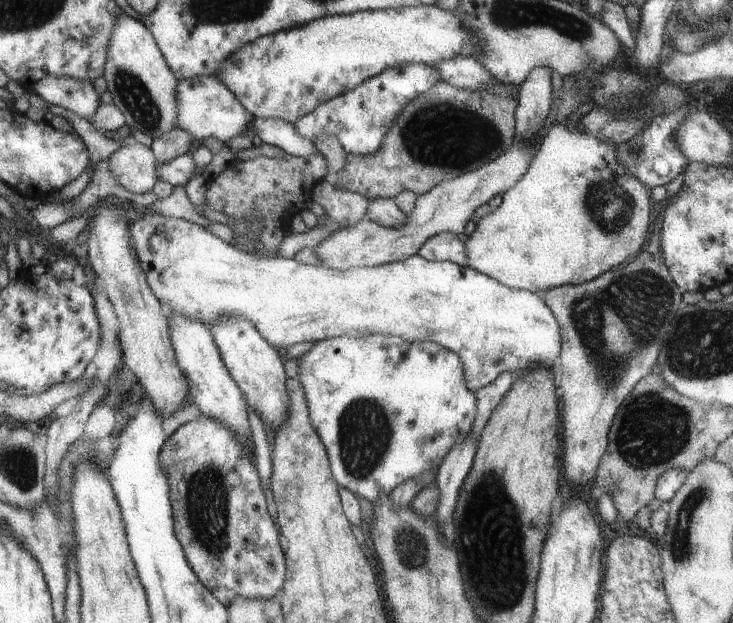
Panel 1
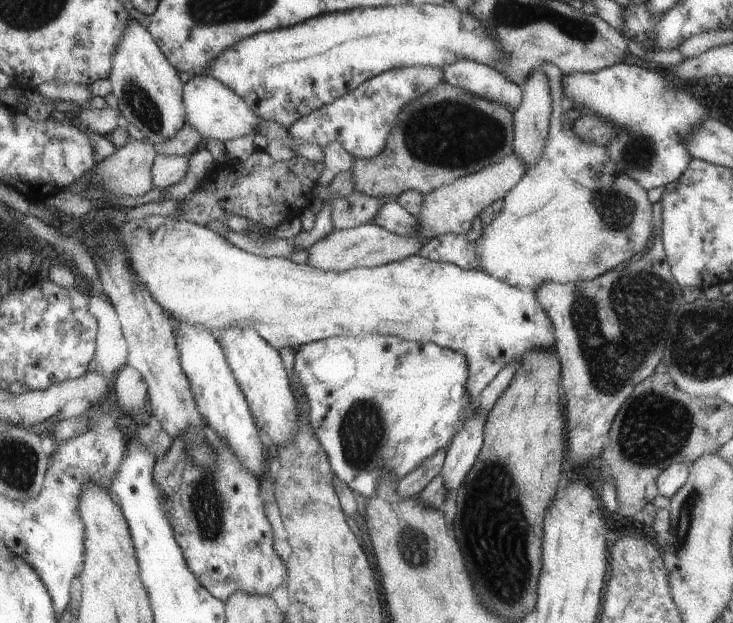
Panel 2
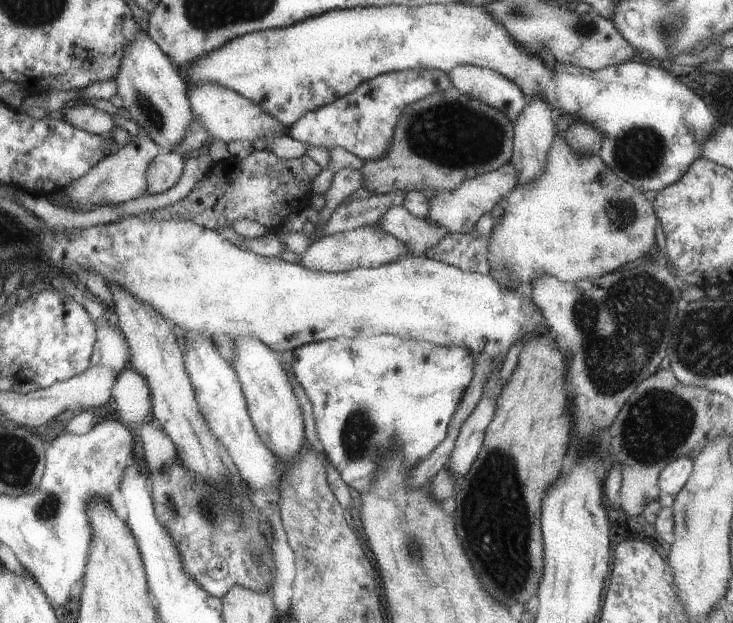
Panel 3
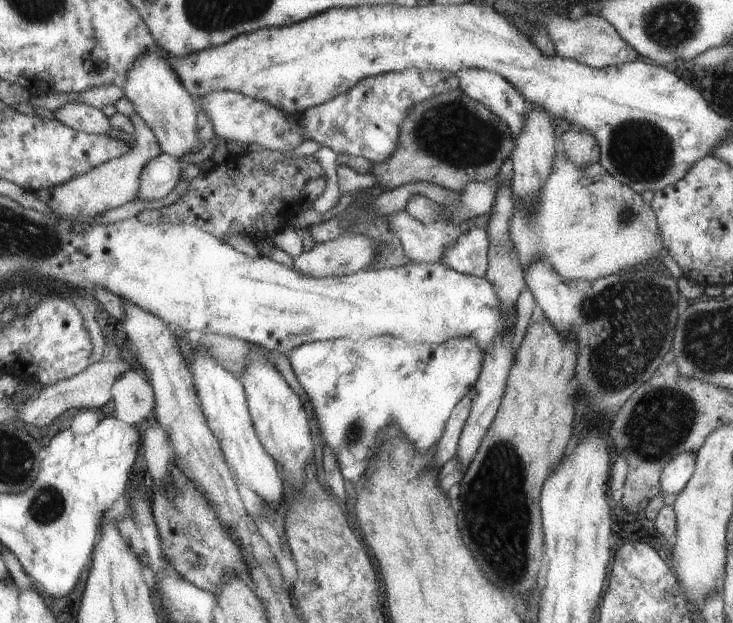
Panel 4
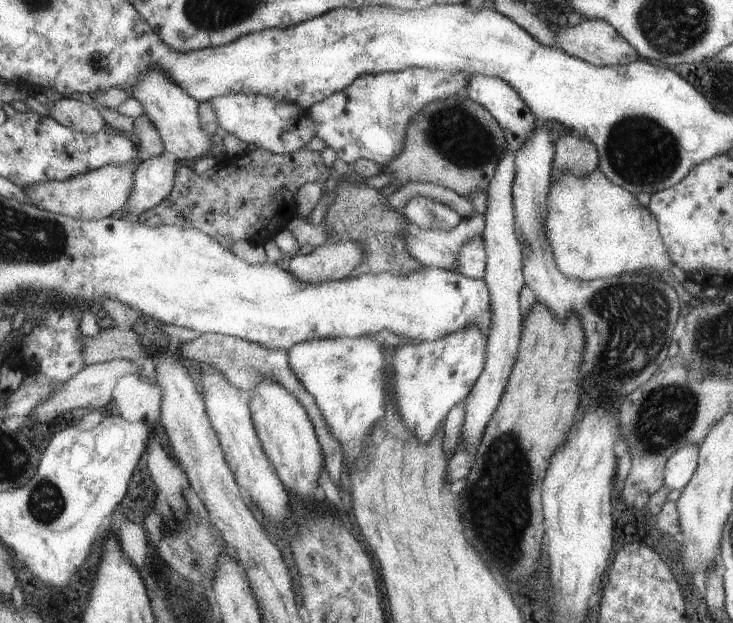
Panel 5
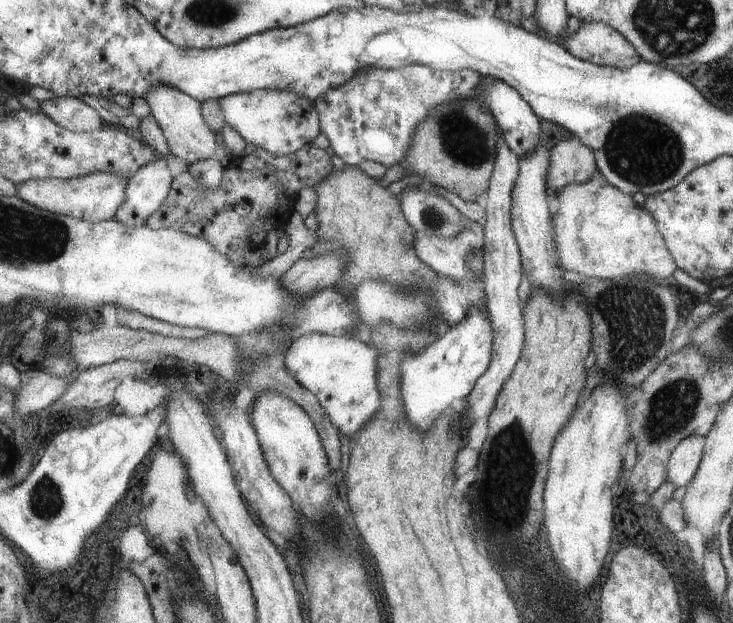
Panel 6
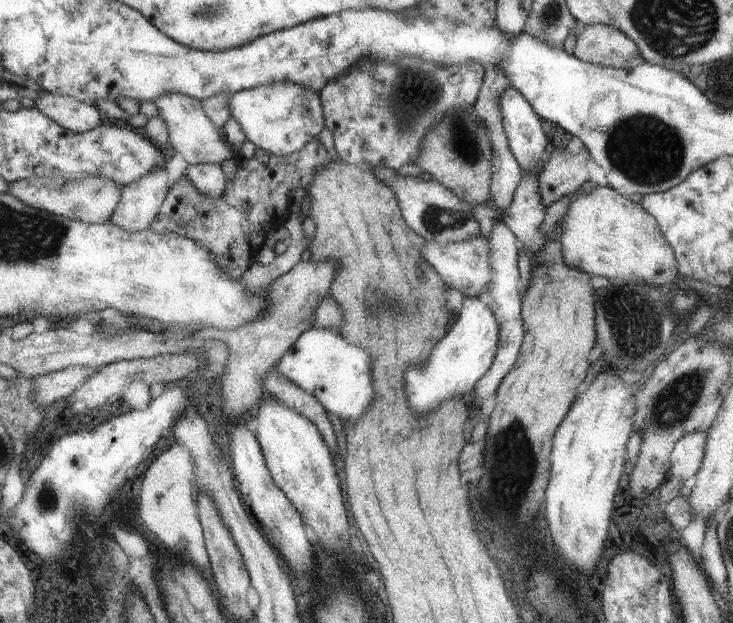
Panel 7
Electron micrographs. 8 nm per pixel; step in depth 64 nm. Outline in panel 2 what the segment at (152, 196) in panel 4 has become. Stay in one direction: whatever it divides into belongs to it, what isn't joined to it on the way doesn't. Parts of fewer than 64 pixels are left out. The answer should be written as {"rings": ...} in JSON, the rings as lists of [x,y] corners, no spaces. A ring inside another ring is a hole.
{"rings":[[[157,154],[151,168],[151,184],[153,188],[165,189],[178,183],[189,166],[189,155],[163,156]]]}

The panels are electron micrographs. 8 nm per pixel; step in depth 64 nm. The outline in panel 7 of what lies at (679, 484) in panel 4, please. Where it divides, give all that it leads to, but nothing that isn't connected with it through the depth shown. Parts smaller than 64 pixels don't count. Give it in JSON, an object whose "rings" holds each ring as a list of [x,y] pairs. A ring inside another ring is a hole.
{"rings":[[[693,430],[683,434],[670,452],[670,467],[667,477],[677,476],[689,483],[699,470],[704,453],[707,430]]]}

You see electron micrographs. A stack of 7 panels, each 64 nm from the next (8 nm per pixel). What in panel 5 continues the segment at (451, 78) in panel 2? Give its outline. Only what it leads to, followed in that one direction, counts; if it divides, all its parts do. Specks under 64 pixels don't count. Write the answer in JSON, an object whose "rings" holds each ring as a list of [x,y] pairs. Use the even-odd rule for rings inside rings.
{"rings":[[[471,74],[466,80],[464,95],[483,105],[491,116],[498,121],[499,126],[503,129],[506,137],[507,149],[511,153],[517,152],[523,148],[527,138],[531,138],[535,132],[535,115],[531,112],[526,101],[519,96],[519,93],[507,81],[495,78],[494,76],[483,76],[483,74]]]}

